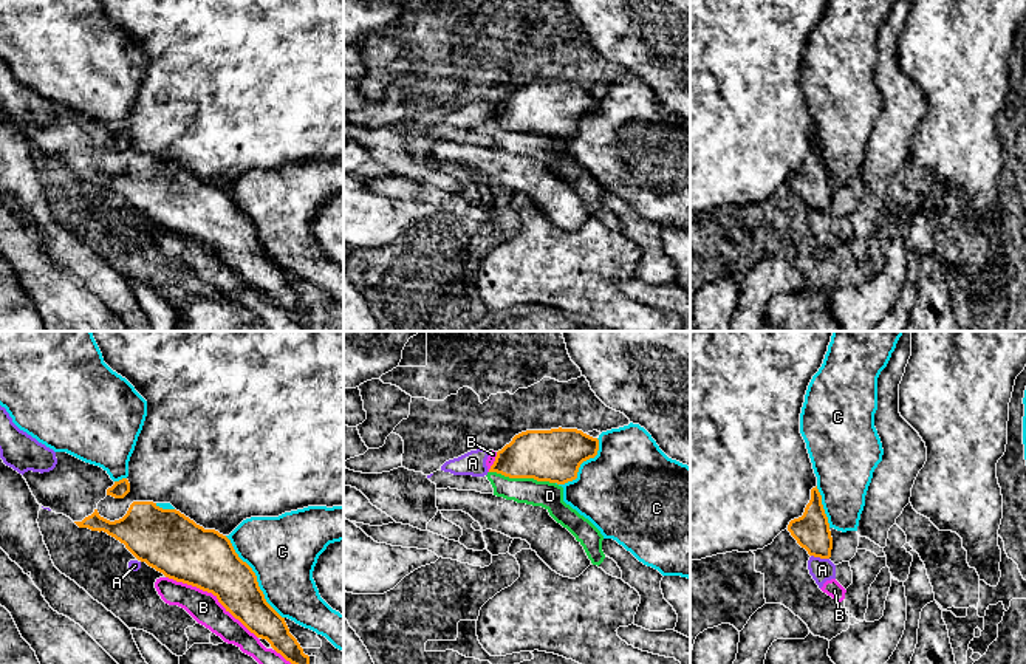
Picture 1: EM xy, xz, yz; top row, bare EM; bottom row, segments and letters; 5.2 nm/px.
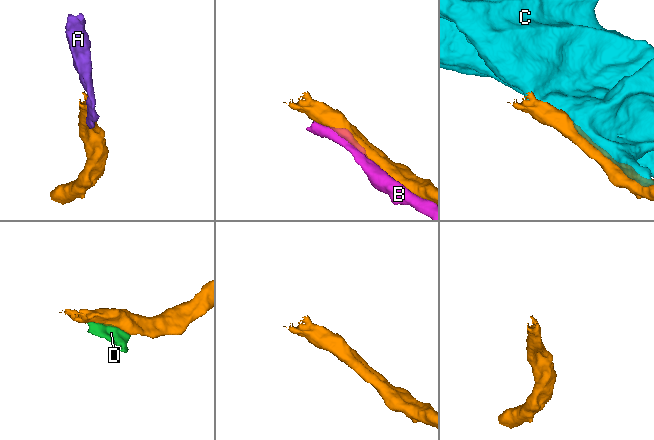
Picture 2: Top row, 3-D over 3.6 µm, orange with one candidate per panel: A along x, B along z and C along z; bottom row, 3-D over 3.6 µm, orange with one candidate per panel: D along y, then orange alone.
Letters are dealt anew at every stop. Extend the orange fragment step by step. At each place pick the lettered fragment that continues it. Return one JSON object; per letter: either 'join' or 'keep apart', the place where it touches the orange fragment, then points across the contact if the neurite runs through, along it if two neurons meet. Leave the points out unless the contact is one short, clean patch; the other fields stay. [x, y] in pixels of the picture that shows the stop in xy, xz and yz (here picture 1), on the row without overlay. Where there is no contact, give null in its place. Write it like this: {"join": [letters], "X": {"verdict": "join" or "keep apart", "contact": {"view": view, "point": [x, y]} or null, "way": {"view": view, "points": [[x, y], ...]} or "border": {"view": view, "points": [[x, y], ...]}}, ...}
{"join": [], "A": {"verdict": "keep apart", "contact": {"view": "yz", "point": [820, 211]}, "border": {"view": "yz", "points": [[811, 208], [828, 212]]}}, "B": {"verdict": "keep apart", "contact": {"view": "xy", "point": [212, 246]}}, "C": {"verdict": "keep apart", "contact": {"view": "xy", "point": [256, 231]}}, "D": {"verdict": "keep apart", "contact": {"view": "xz", "point": [522, 130]}}}

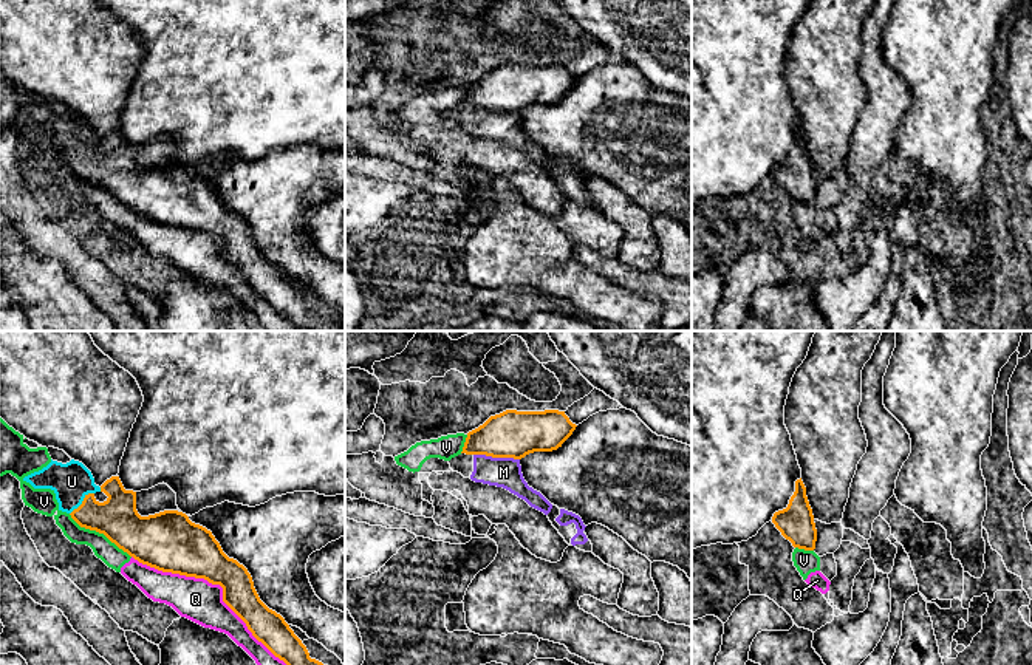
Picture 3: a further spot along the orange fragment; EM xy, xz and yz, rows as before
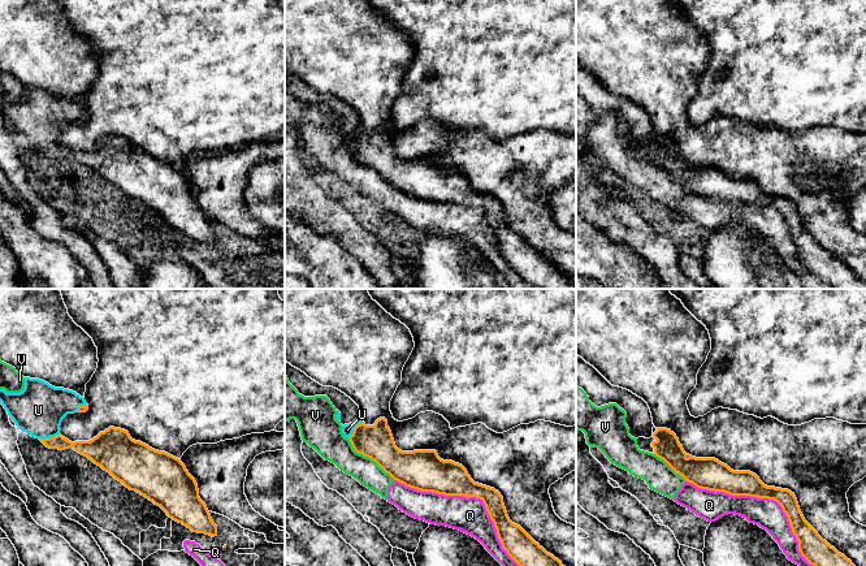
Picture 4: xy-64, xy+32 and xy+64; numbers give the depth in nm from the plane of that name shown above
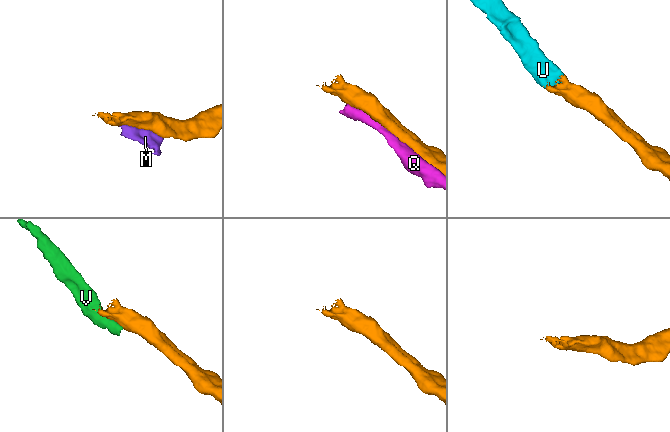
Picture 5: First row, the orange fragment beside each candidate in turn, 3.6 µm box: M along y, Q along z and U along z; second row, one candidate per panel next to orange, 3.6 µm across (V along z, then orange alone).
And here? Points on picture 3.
{"join": ["U"], "M": {"verdict": "keep apart", "contact": {"view": "xz", "point": [497, 110]}}, "Q": {"verdict": "keep apart", "contact": {"view": "xy", "point": [223, 248]}}, "U": {"verdict": "join", "contact": {"view": "xy", "point": [82, 155]}, "way": {"view": "xy", "points": [[116, 172], [98, 170], [82, 155], [75, 147], [71, 135]]}}, "V": {"verdict": "keep apart", "contact": {"view": "xy", "point": [99, 186]}, "border": {"view": "xy", "points": [[68, 167], [81, 180], [102, 186], [130, 211]]}}}

